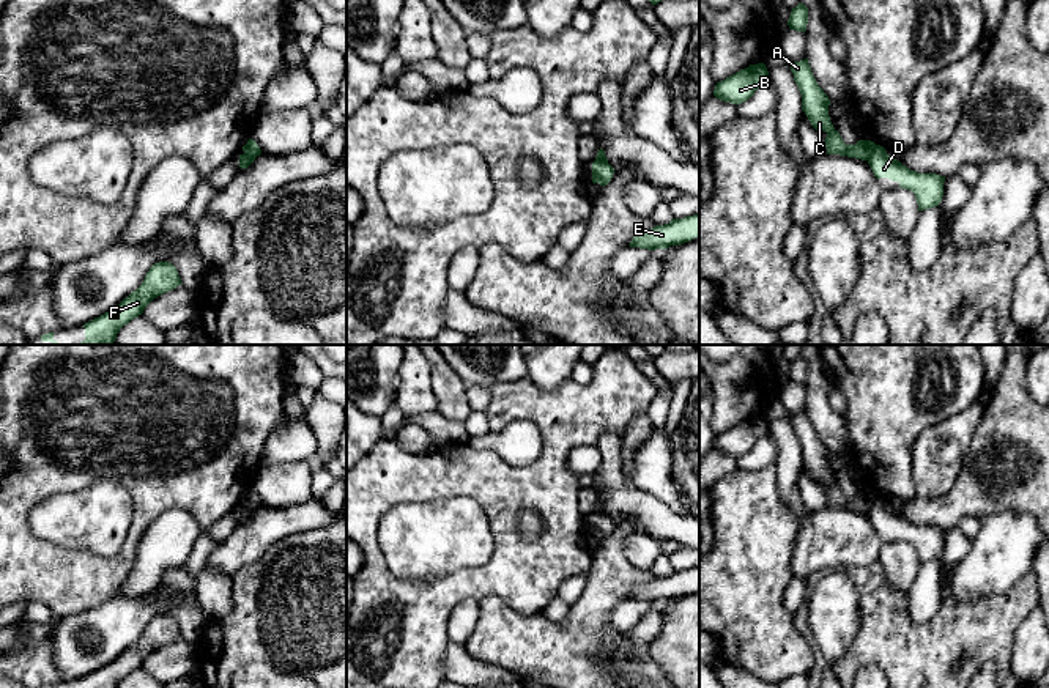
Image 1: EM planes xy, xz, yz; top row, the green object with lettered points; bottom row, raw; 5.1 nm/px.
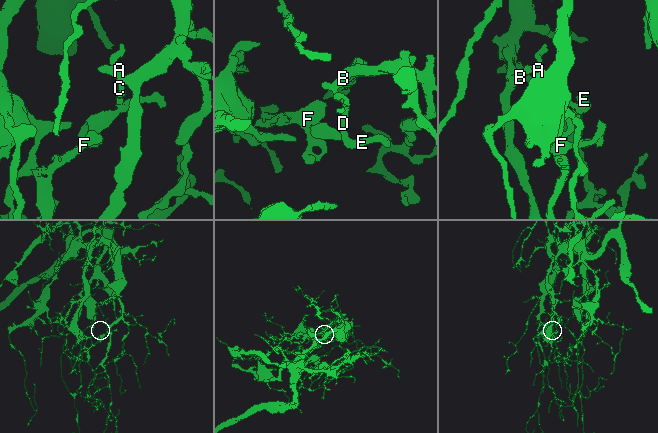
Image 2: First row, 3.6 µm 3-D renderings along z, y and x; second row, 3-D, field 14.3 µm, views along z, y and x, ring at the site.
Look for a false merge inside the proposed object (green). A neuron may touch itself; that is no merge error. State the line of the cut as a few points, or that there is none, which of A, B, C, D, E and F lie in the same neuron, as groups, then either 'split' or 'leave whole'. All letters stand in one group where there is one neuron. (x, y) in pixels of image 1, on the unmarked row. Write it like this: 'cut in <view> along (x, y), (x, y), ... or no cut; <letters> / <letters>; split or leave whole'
cut in yz along (876, 498), (867, 512); A B C / D E F; split

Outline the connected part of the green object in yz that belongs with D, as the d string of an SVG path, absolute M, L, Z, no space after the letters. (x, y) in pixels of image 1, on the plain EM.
M876 498L868 516L877 532L888 531L896 534L899 540L912 543L918 556L918 564L939 559L942 554L945 529L914 524L890 510L880 498Z

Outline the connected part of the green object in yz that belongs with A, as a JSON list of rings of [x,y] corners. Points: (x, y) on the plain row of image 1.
[[[808,411],[791,414],[791,424],[802,447],[802,463],[816,483],[824,483],[827,486],[824,493],[827,507],[840,507],[868,513],[876,501],[876,496],[871,493],[858,493],[855,498],[846,498],[843,494],[840,485],[833,480],[828,469],[830,452],[817,438]]]

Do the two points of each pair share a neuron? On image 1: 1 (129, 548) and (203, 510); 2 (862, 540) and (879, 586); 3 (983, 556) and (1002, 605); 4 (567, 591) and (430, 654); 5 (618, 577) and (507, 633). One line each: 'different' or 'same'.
1: same
2: different
3: different
4: different
5: same

